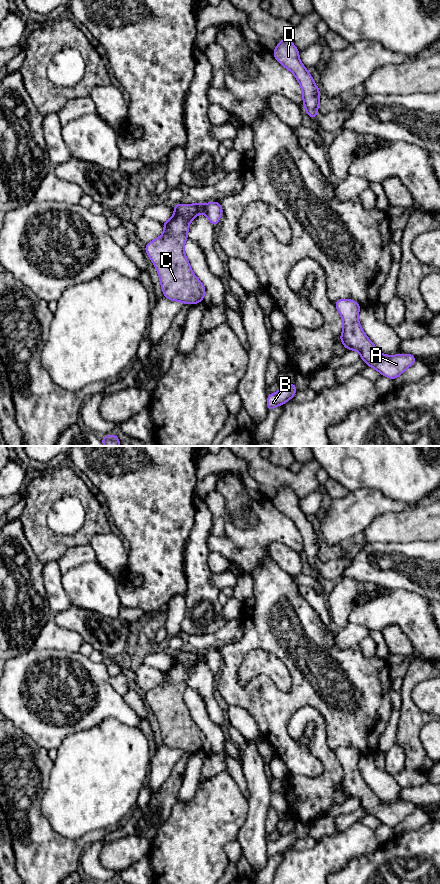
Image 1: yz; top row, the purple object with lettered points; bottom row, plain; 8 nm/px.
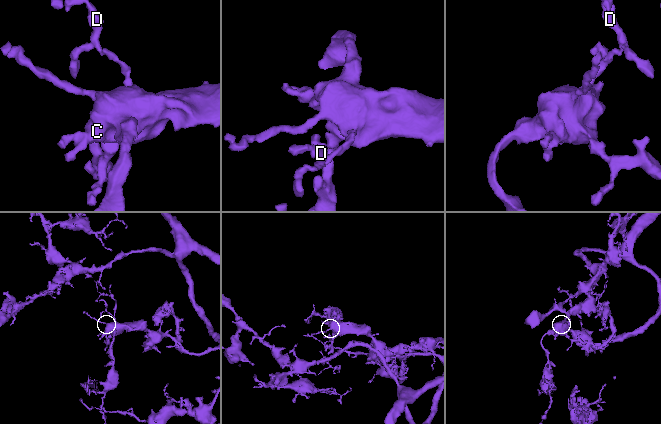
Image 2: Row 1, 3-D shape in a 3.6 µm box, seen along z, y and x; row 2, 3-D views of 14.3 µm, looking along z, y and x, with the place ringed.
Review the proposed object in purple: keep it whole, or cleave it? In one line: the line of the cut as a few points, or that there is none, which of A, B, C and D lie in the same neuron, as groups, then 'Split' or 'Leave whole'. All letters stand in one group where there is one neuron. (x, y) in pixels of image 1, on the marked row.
No split. Groups: A B C D. Leave whole

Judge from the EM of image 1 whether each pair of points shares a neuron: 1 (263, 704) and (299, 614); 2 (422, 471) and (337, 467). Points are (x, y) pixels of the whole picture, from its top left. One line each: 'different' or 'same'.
1: same
2: same

